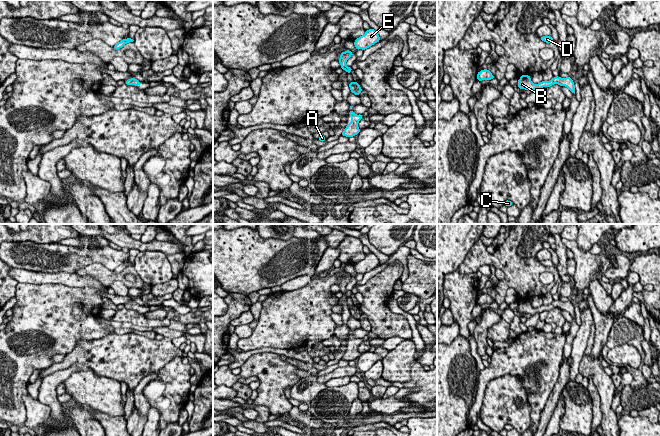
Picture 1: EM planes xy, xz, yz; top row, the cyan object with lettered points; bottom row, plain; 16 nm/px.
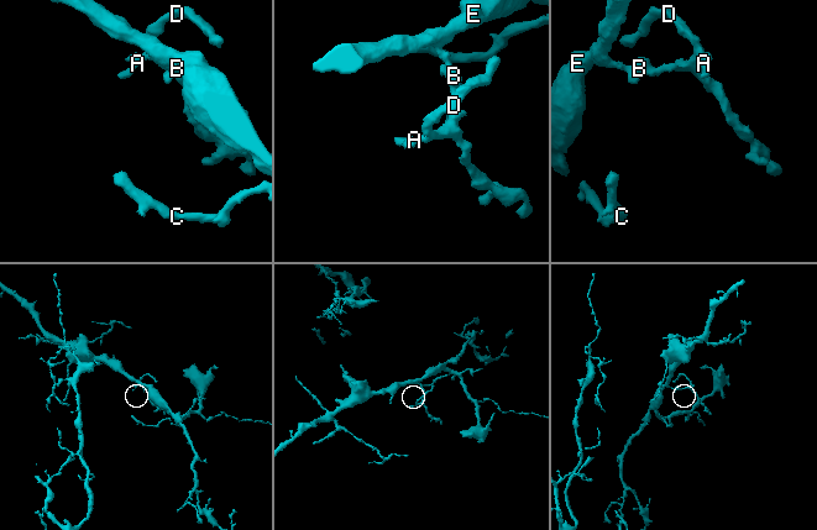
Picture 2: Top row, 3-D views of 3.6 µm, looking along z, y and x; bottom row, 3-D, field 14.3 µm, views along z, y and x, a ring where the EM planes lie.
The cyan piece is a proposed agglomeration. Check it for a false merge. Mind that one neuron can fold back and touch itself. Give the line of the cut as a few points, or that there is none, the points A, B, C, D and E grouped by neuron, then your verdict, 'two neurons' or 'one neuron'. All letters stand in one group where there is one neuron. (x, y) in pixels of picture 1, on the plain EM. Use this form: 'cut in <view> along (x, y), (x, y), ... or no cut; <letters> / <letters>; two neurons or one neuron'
no cut; A B C D E; one neuron

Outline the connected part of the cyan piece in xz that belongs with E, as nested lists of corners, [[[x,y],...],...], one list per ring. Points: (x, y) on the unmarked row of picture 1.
[[[370,252],[369,254],[366,254],[363,260],[360,260],[354,265],[354,269],[356,274],[365,274],[379,265],[380,261],[378,257],[374,253]]]

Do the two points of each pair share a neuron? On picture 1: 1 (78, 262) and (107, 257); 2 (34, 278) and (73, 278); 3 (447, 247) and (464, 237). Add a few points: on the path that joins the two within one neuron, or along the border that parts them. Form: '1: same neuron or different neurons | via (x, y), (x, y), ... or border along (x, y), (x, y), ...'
1: same neuron | via (85, 257), (100, 257)
2: same neuron | via (44, 278), (63, 278)
3: same neuron | via (451, 243), (457, 237), (460, 237)

